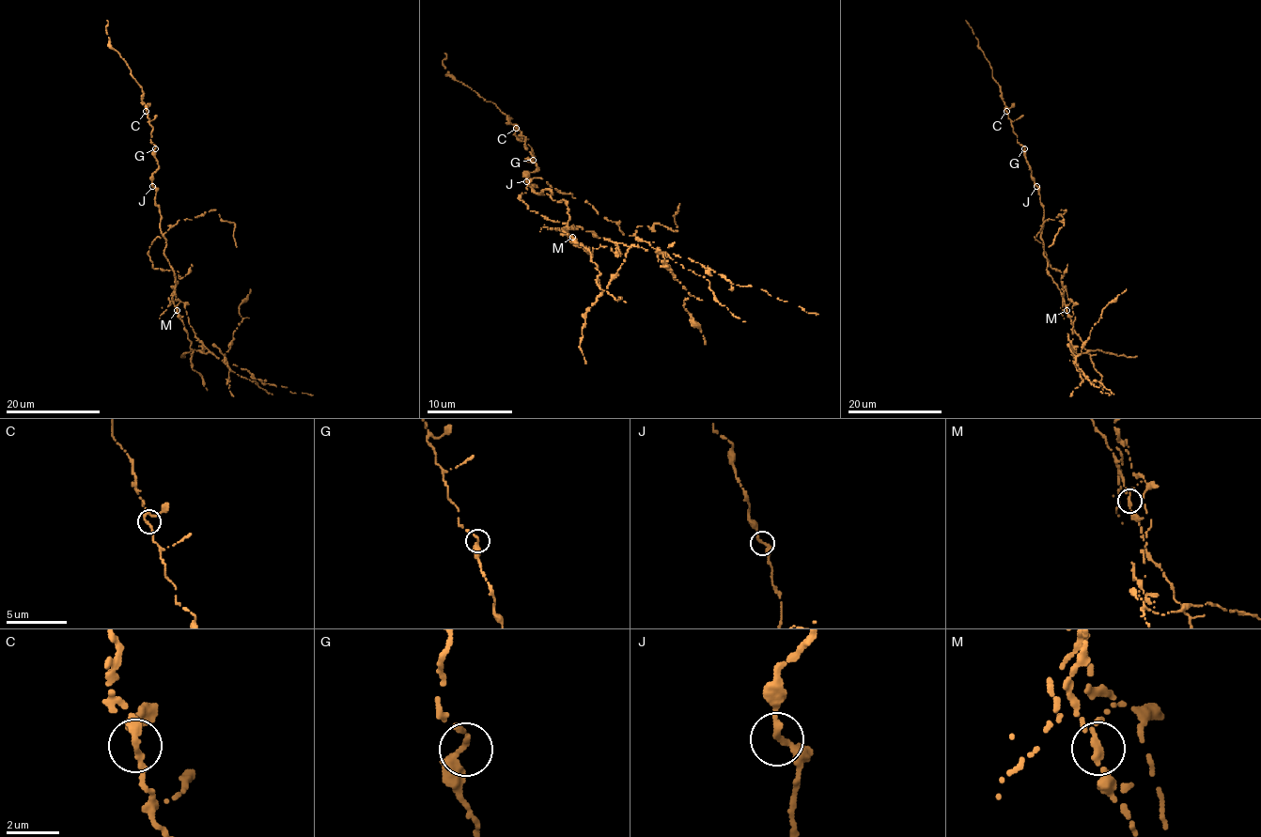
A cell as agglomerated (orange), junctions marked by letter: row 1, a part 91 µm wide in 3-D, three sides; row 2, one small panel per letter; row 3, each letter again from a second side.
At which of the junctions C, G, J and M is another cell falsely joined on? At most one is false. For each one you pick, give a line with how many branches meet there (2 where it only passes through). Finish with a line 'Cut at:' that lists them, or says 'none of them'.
M: Branches: 3
Cut at: M

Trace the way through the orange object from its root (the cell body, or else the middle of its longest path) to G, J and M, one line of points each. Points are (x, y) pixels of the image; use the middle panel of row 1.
G: (548, 194), (552, 192), (544, 190), (541, 194), (537, 194), (526, 181), (526, 173), (537, 168), (533, 160)
J: (548, 194), (552, 192), (544, 190), (541, 194), (537, 194), (526, 181)
M: (548, 194), (554, 201), (563, 201), (568, 205), (569, 220), (563, 231), (571, 237)

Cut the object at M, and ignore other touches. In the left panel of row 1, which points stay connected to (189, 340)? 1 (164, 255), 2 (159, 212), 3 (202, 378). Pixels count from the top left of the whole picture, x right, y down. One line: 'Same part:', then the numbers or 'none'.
Same part: 1, 2, 3

